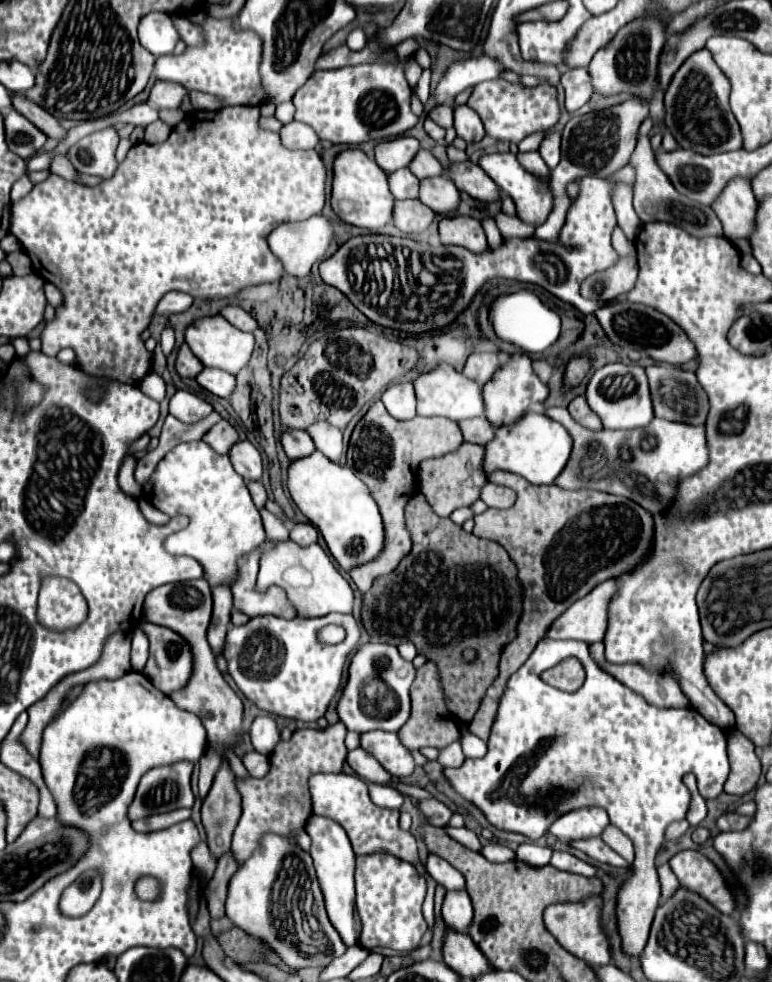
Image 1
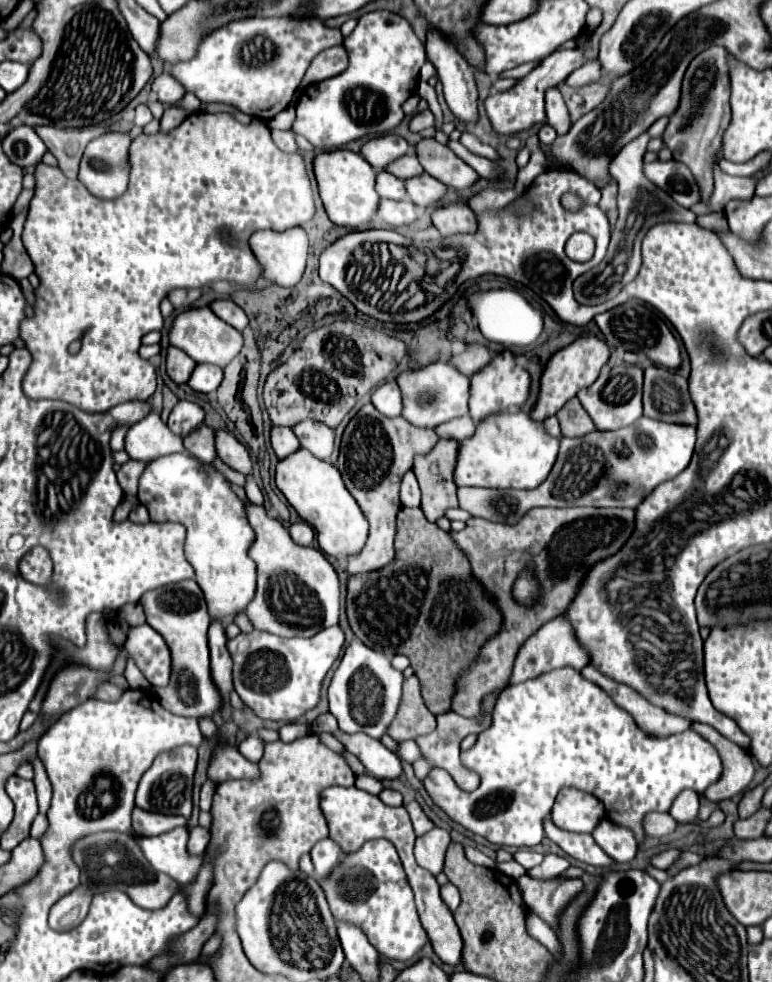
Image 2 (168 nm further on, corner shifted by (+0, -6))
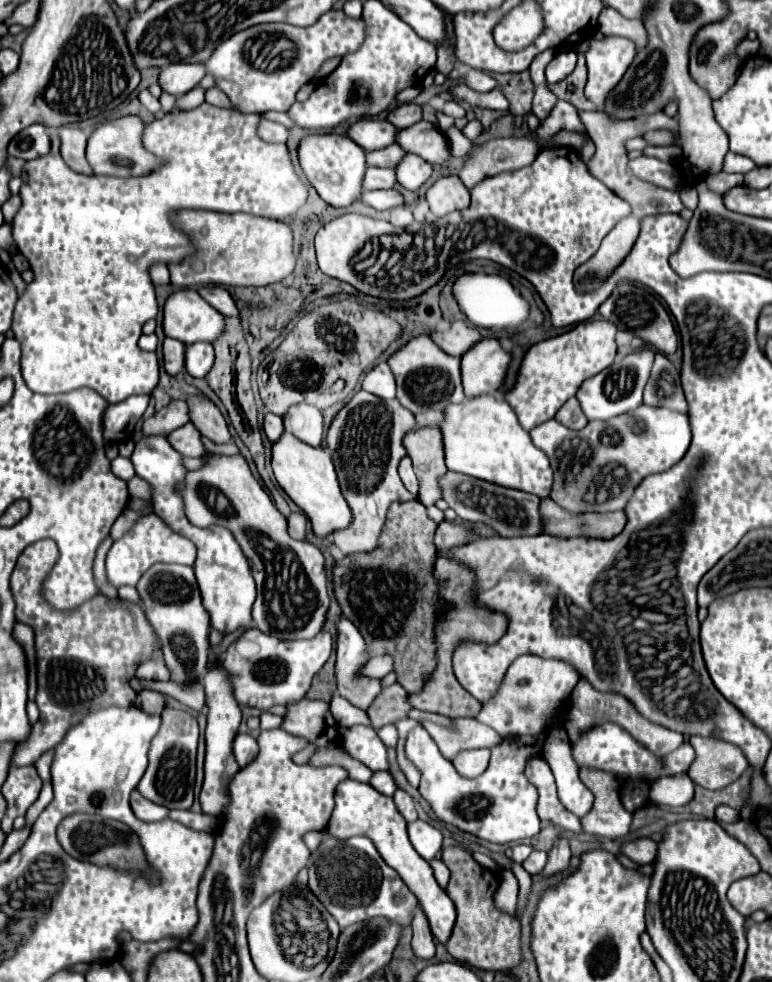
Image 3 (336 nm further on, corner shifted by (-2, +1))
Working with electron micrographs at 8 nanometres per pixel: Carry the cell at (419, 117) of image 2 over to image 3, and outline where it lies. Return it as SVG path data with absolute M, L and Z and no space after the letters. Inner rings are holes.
M400 104L394 112L388 114L388 120L400 130L408 128L408 126L422 120L422 106L418 106L418 104Z

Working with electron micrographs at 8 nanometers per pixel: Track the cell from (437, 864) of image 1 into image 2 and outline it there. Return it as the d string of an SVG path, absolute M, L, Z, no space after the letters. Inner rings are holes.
M432 829L426 835L416 837L414 845L416 863L420 863L432 875L438 875L444 867L444 853L448 845L450 845L450 835L444 829Z

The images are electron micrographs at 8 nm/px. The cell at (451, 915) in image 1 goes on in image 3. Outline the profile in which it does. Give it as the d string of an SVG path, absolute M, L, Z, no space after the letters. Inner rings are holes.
M432 860L430 866L432 866L432 870L434 870L434 878L436 878L436 882L438 882L442 888L446 888L448 882L450 882L450 870L444 866L442 860Z

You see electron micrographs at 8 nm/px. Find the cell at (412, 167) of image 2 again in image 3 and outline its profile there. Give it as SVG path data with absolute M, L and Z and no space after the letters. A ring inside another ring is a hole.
M392 144L384 150L376 150L376 152L368 152L366 154L366 160L368 160L368 166L380 166L380 168L396 168L402 158L406 156L406 152L398 146L398 144Z

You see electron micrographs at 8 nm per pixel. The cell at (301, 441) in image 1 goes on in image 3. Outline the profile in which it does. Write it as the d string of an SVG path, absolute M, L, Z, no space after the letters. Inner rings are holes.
M266 414L266 418L264 418L264 432L266 432L270 442L276 442L282 436L282 432L284 432L282 418L276 416L276 414Z

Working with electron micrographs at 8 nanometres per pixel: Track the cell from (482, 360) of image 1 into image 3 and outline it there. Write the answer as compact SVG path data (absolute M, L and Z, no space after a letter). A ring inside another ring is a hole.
M452 322L448 330L444 332L434 332L430 334L434 342L450 356L464 356L474 344L482 340L482 334L476 328L470 328L464 322Z

